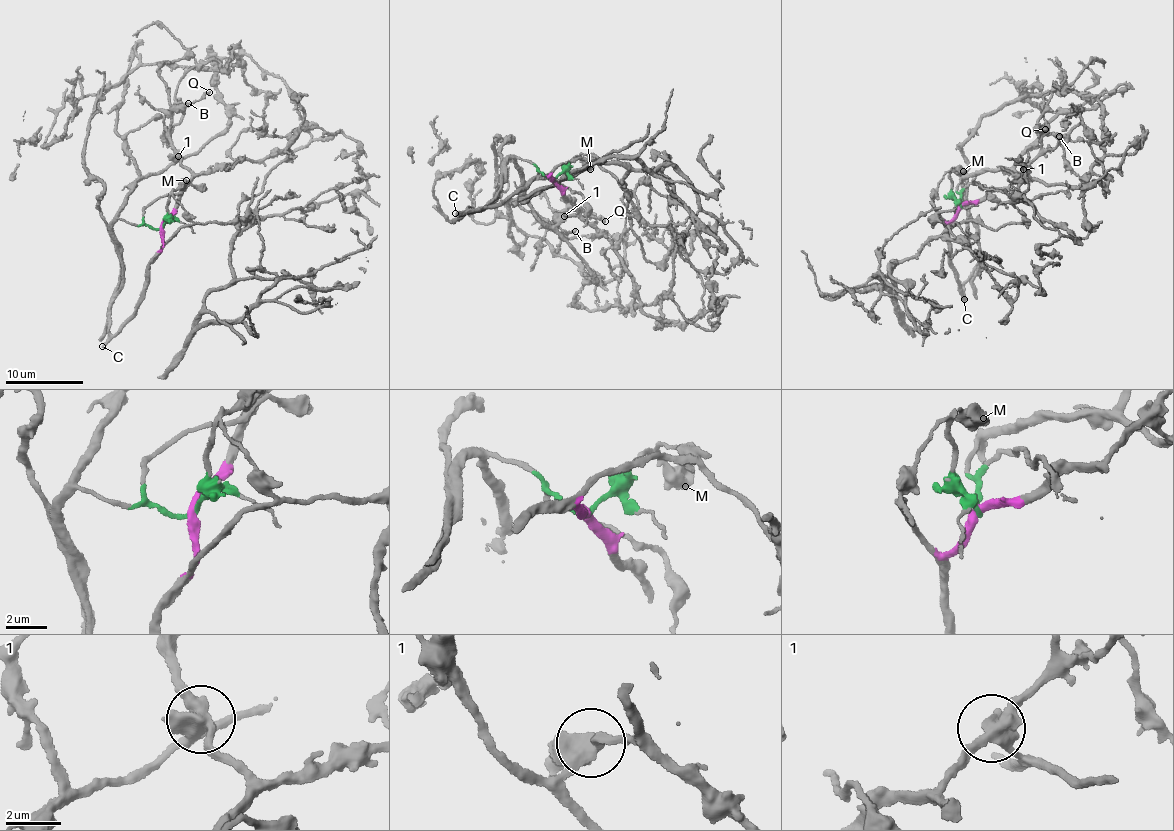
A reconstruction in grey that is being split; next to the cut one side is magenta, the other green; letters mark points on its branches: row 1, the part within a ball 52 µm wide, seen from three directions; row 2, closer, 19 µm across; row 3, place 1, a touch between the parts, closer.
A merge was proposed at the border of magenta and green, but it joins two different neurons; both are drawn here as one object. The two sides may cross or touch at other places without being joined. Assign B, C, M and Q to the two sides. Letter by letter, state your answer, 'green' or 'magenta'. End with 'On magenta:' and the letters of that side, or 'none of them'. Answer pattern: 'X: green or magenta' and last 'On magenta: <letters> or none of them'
B: magenta
C: magenta
M: green
Q: magenta
On magenta: B, C, Q

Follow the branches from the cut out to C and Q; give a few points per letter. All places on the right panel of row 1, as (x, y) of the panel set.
C: (961, 206), (948, 225), (949, 256), (955, 281), (965, 299)
Q: (961, 206), (978, 203), (1006, 188), (1038, 154), (1040, 129), (1037, 131), (1045, 128)

